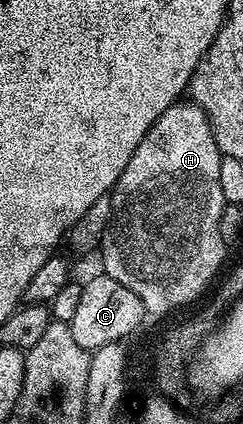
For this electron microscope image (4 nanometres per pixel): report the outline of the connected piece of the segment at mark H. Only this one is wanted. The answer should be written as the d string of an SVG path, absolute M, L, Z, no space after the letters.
M180 99L176 104L166 107L162 115L158 115L150 131L146 131L142 143L138 143L134 155L130 155L126 171L122 171L116 180L110 194L112 218L108 221L104 238L100 240L98 254L104 260L103 272L118 279L122 287L130 287L130 291L142 299L149 314L168 313L183 305L191 306L199 302L209 286L217 280L216 272L224 261L226 249L220 230L226 204L222 183L218 183L221 156L206 115L191 100Z

